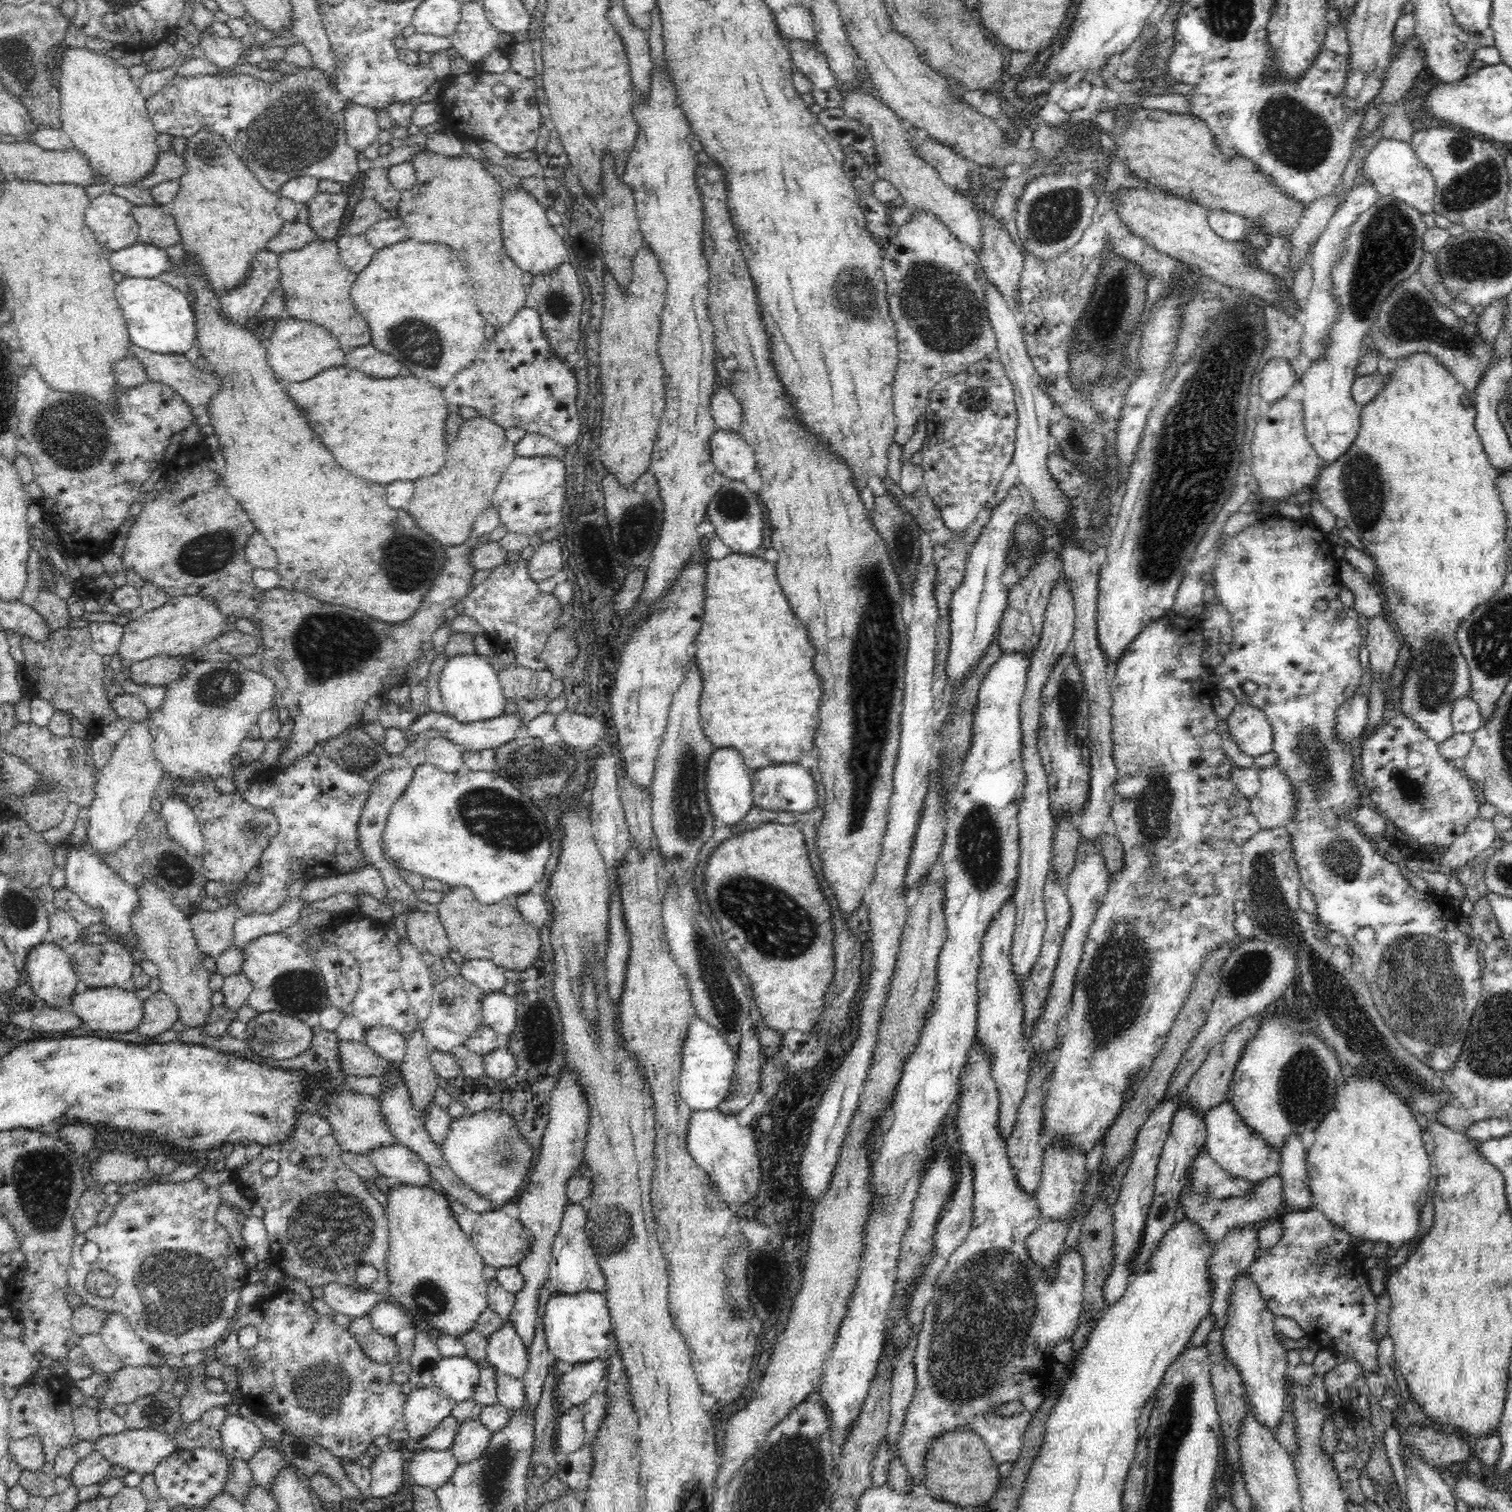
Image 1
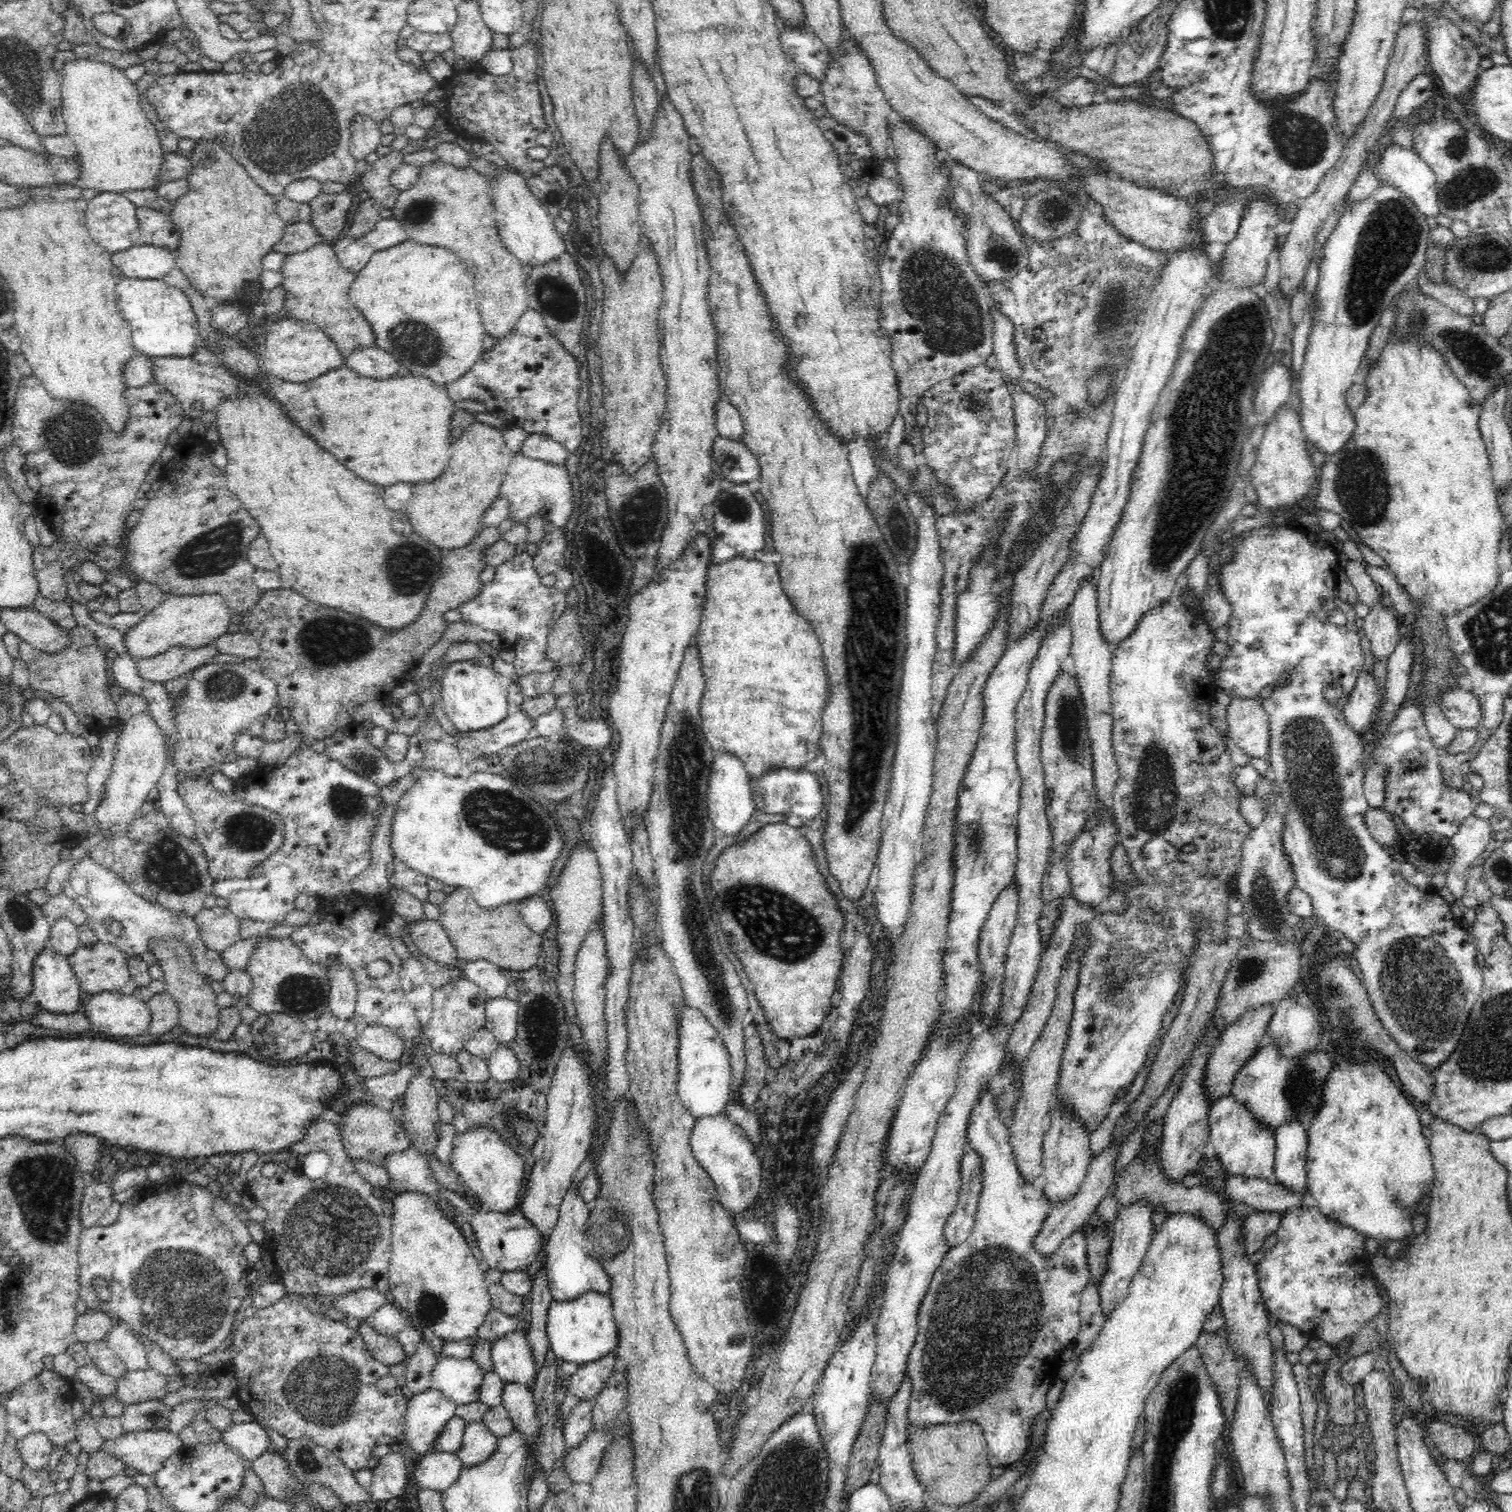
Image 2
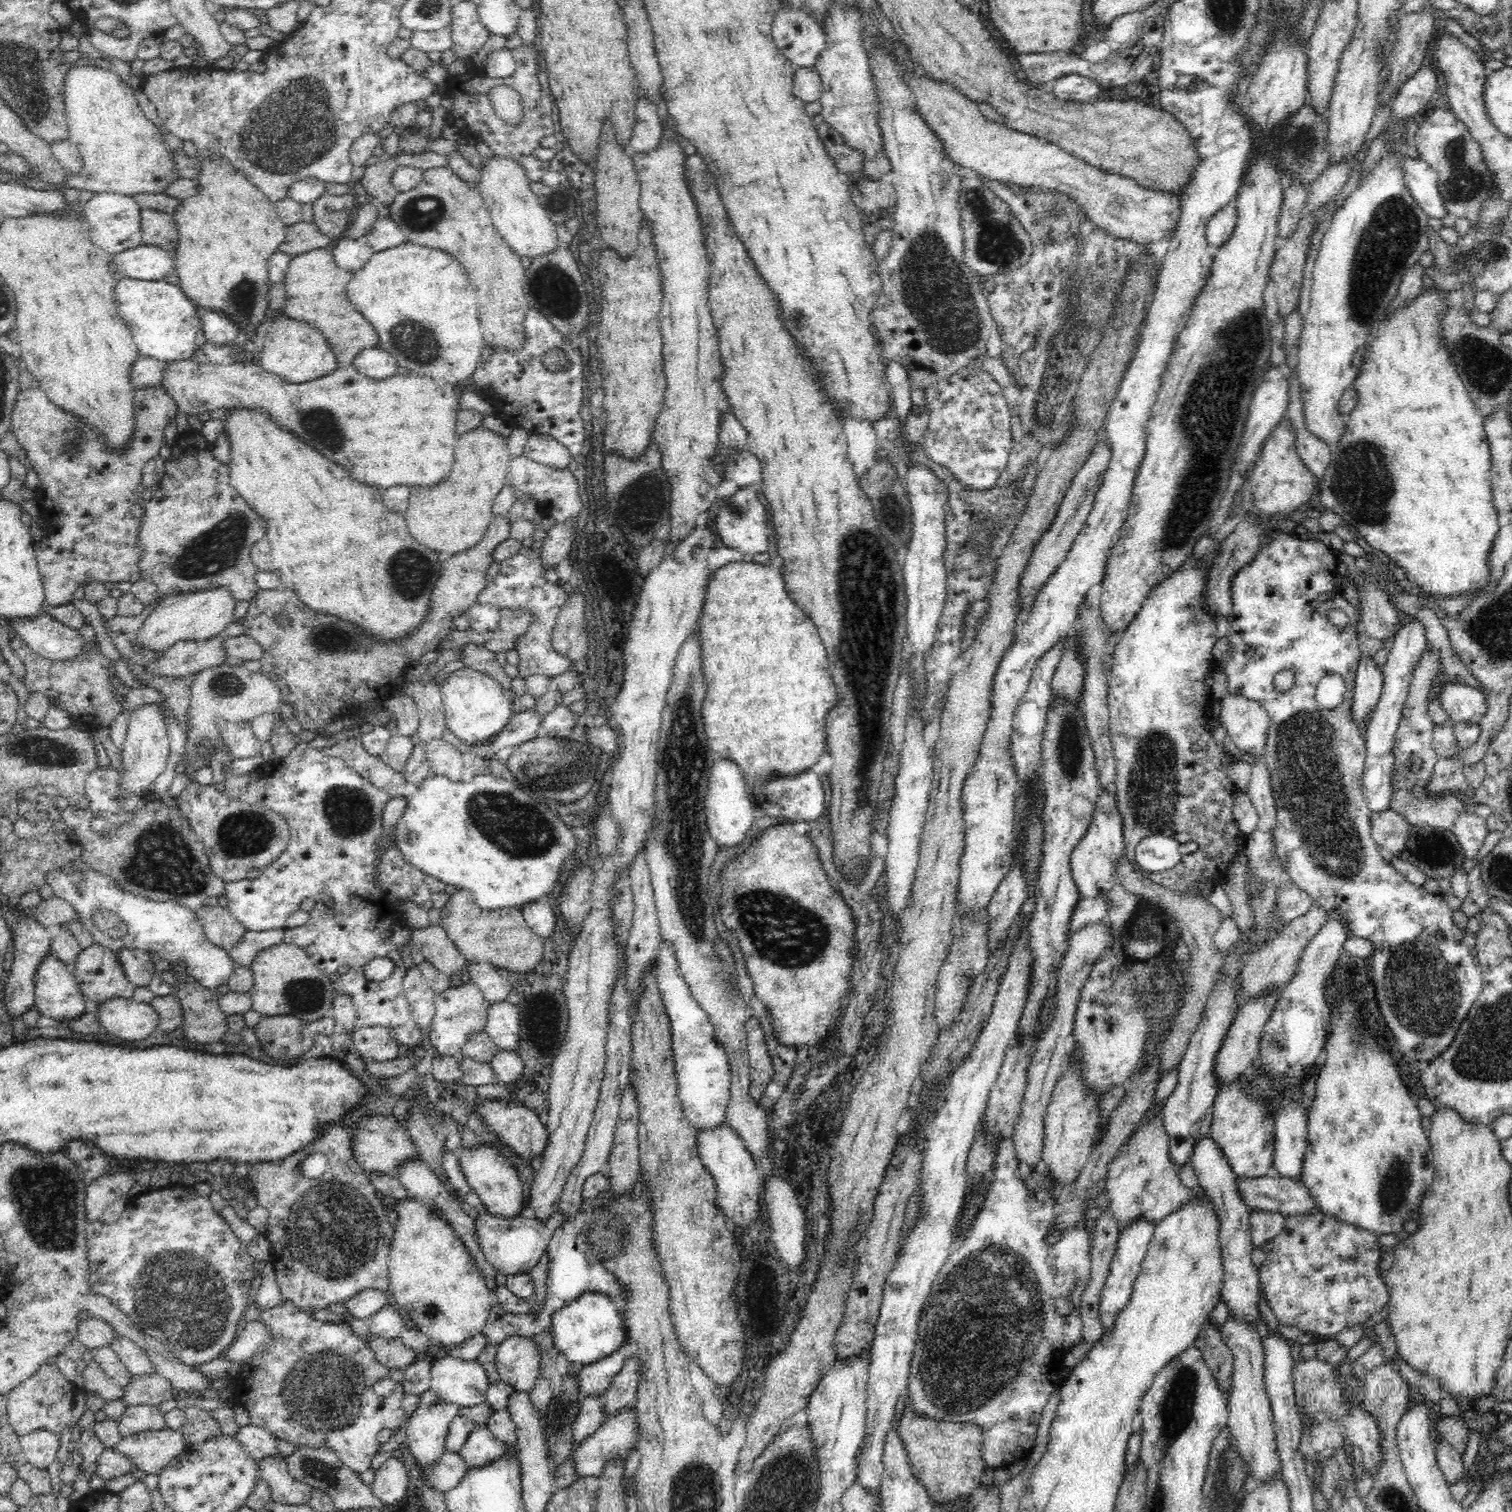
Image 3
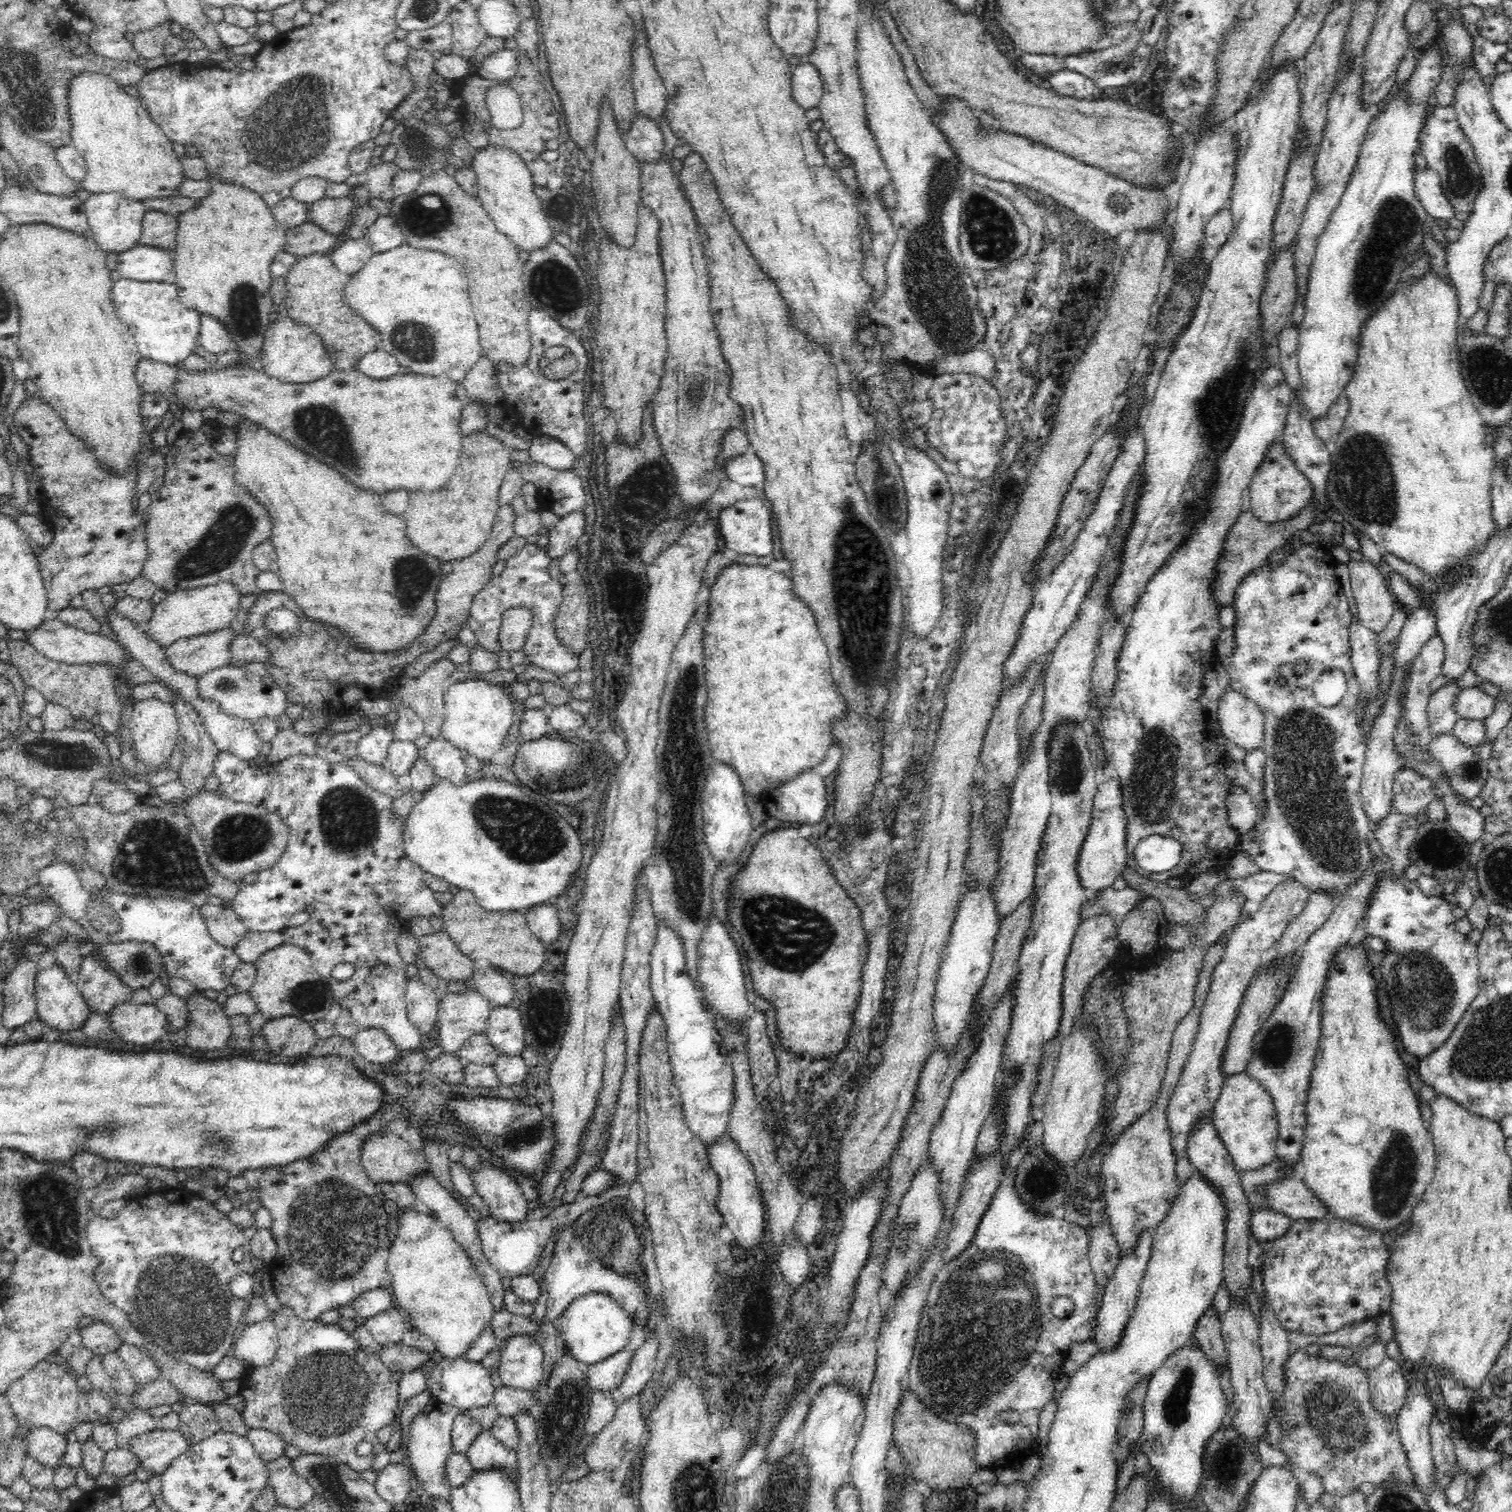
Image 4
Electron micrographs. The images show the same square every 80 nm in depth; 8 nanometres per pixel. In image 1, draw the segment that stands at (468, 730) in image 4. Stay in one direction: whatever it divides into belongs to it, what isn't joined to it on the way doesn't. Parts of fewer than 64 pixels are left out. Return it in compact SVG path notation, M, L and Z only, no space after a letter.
M457 654L446 661L438 680L444 708L460 723L471 723L502 716L507 699L503 696L497 670L486 655Z

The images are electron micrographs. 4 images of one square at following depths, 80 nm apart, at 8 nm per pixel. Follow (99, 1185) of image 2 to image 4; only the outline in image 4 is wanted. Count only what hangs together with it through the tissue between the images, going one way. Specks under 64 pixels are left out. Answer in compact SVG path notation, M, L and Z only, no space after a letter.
M123 1174L119 1177L107 1177L96 1188L89 1193L92 1214L98 1215L107 1202L116 1198L127 1198L127 1193L133 1190L140 1191L148 1184L148 1177L140 1174Z

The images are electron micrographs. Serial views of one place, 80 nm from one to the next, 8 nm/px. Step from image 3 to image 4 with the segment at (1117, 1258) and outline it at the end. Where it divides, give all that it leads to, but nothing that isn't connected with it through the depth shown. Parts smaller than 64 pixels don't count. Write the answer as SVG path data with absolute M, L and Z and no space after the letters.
M1152 1230L1142 1232L1136 1246L1134 1246L1134 1250L1130 1254L1120 1257L1120 1262L1115 1266L1116 1272L1114 1272L1112 1280L1104 1287L1104 1296L1101 1298L1101 1305L1096 1318L1096 1330L1094 1330L1094 1336L1092 1336L1092 1340L1094 1340L1099 1352L1114 1350L1120 1344L1123 1328L1134 1310L1136 1297L1140 1292L1140 1284L1151 1256L1152 1242Z

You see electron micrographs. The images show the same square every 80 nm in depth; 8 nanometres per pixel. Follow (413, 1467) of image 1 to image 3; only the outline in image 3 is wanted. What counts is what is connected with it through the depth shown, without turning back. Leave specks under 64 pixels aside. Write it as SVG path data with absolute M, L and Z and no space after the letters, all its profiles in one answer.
M444 1450L442 1456L422 1471L426 1487L445 1493L458 1486L469 1468L460 1453Z

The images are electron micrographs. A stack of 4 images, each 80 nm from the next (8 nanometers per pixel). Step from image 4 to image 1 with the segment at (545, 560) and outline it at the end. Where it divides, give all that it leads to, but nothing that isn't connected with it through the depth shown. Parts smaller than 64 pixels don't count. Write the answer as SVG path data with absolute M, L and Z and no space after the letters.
M522 558L497 566L490 571L488 578L455 604L455 610L458 615L474 618L484 628L485 634L492 638L499 652L512 650L516 665L544 671L547 665L540 654L563 607L552 593L542 593L538 589L537 582L529 577L527 566L528 560Z

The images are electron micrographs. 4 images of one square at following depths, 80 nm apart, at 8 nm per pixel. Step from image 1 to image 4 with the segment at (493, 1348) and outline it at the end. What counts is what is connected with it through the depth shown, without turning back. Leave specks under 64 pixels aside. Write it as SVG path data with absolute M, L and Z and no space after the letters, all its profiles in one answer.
M514 1335L506 1339L498 1372L504 1386L528 1392L534 1391L543 1380L544 1352L534 1335Z

